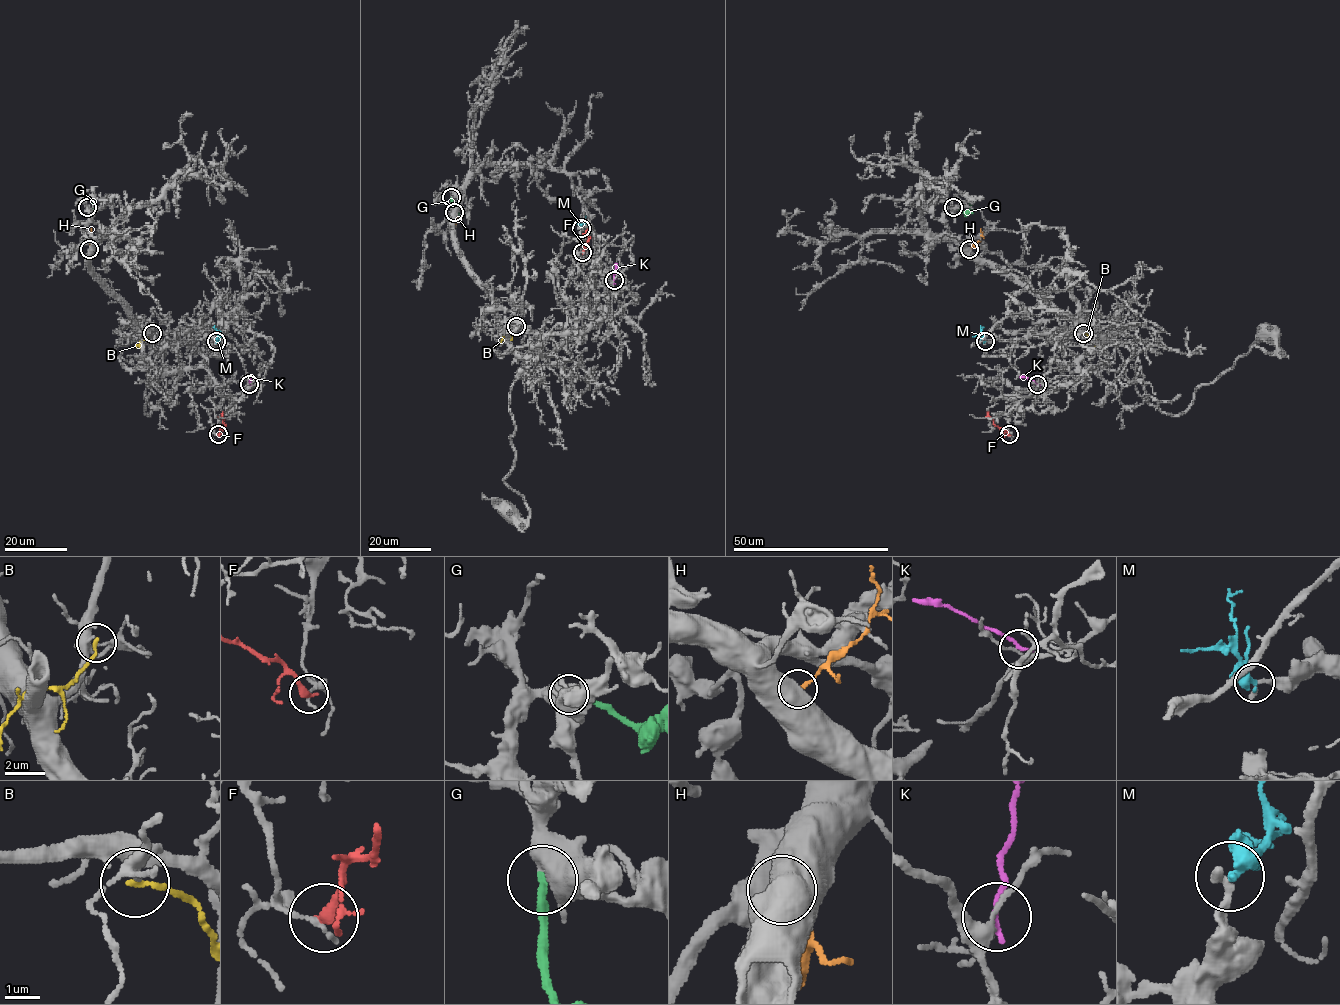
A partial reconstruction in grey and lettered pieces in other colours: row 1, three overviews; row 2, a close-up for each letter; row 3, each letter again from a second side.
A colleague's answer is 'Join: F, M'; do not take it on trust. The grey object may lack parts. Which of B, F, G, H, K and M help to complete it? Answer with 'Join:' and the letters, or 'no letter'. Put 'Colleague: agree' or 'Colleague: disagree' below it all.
Join: G, M
Colleague: disagree

